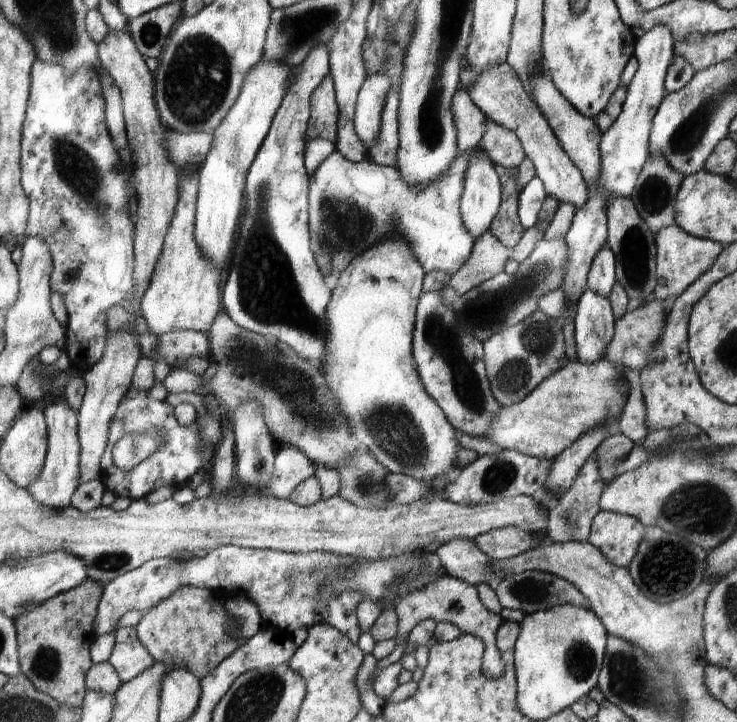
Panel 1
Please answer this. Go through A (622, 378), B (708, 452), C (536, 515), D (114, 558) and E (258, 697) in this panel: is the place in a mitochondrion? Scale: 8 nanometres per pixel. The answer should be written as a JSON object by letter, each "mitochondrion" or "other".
{"A":"other","B":"other","C":"other","D":"mitochondrion","E":"mitochondrion"}

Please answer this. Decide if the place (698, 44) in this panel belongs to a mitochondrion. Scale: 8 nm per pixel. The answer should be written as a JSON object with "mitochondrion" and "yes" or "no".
{"mitochondrion":"yes"}

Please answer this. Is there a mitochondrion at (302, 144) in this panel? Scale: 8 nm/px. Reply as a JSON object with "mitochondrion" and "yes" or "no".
{"mitochondrion":"no"}

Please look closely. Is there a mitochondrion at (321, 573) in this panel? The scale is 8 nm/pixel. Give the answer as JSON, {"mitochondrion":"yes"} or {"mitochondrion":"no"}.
{"mitochondrion":"yes"}

